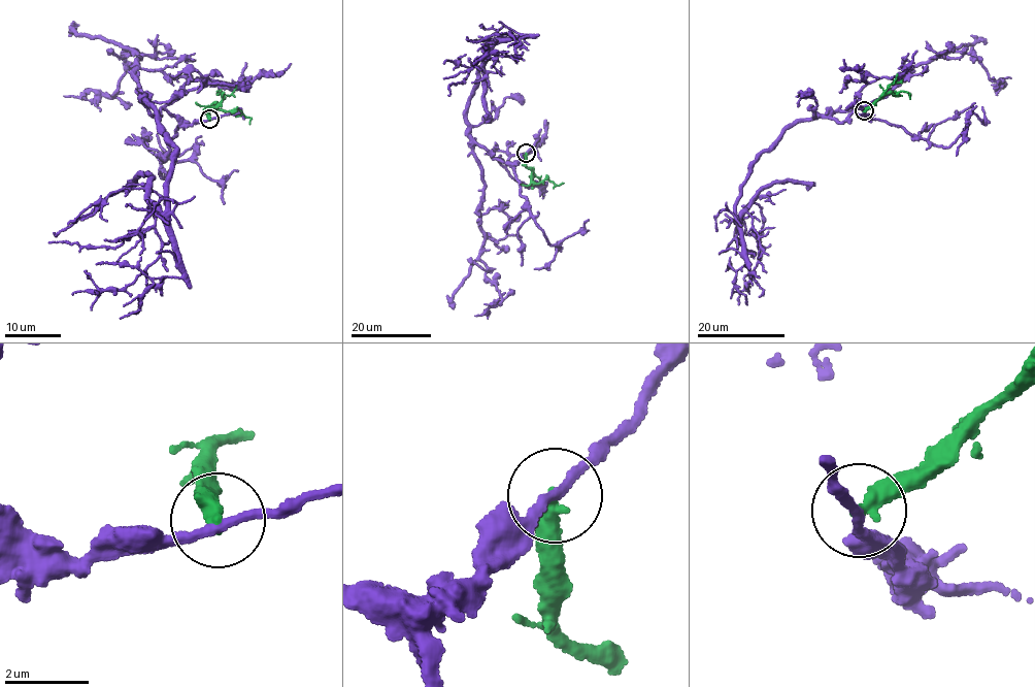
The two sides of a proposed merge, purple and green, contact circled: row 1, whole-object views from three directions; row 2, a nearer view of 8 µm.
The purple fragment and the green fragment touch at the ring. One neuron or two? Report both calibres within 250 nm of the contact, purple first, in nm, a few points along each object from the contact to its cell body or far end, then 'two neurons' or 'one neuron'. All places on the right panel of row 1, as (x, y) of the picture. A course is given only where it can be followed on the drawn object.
200/360 nm | purple via (863, 111), (796, 121), (752, 164), (736, 216), (759, 236), (744, 286), (759, 276) | green via (863, 111), (885, 95), (899, 95), (905, 91), (910, 94), (909, 99) | two neurons

